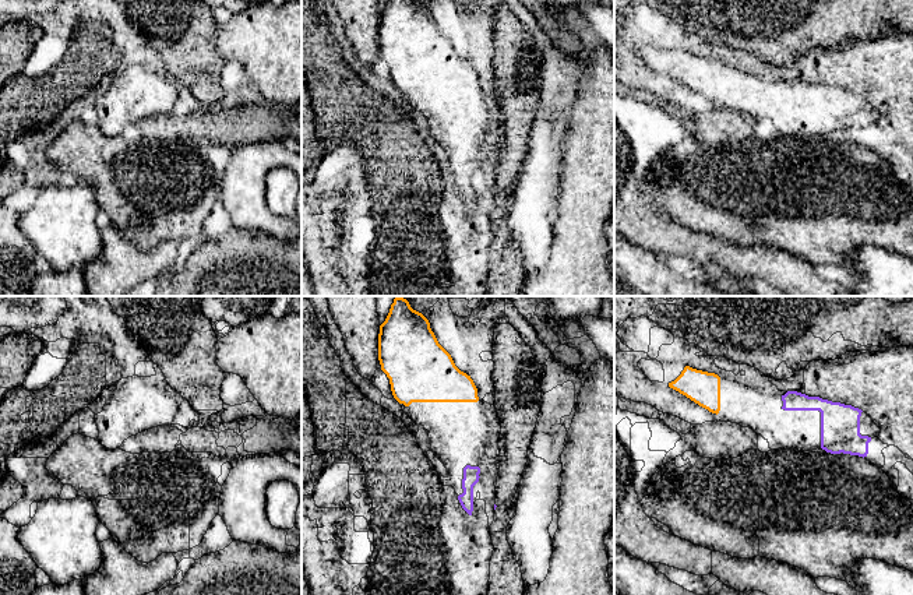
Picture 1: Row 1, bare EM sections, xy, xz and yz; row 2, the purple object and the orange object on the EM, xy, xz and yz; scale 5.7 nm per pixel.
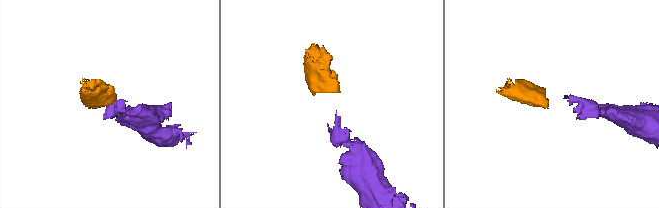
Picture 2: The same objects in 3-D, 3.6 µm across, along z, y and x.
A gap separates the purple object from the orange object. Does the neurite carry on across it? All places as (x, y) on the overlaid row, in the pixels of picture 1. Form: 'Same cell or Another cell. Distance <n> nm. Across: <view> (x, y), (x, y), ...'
Same cell. Distance 360 nm. Across: yz (782, 395), (719, 395)

